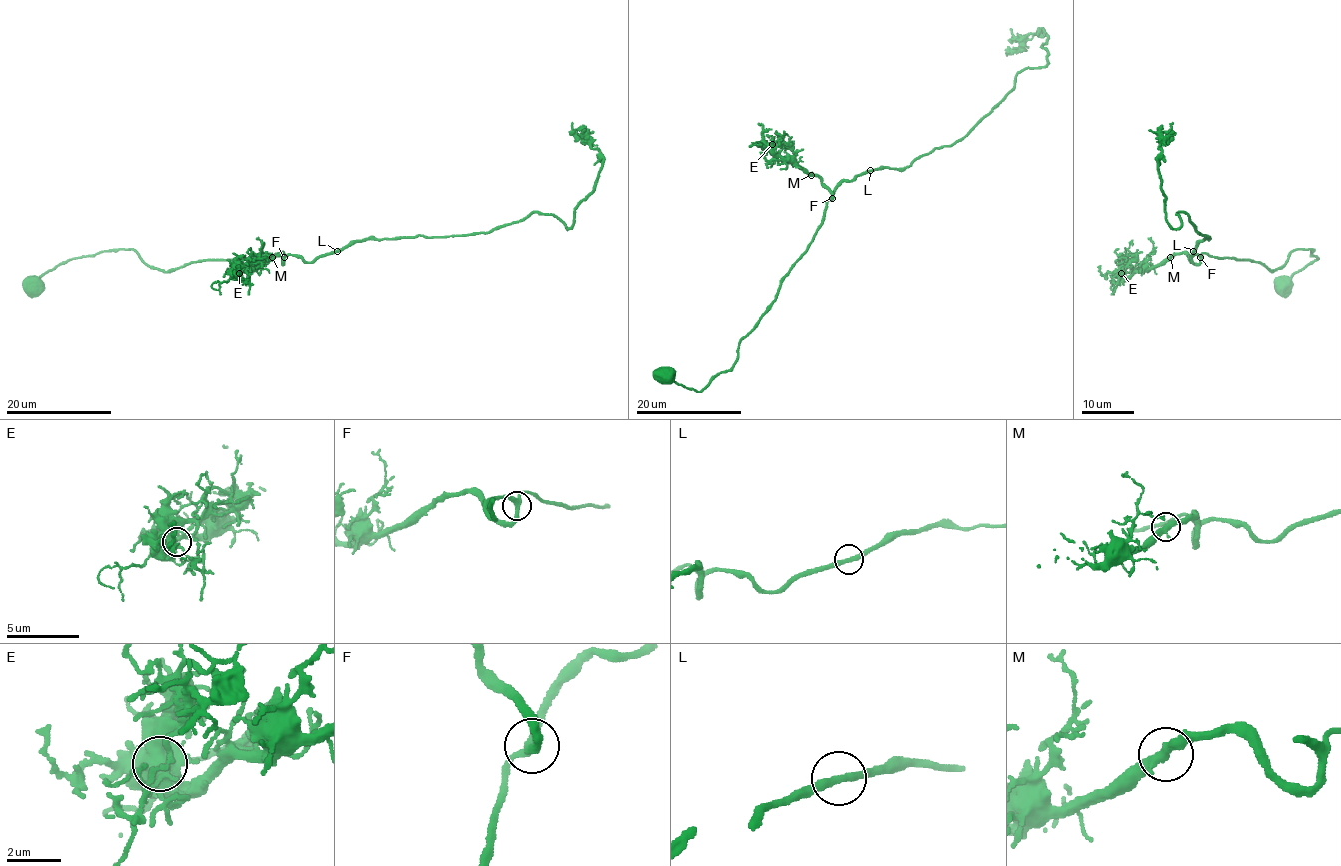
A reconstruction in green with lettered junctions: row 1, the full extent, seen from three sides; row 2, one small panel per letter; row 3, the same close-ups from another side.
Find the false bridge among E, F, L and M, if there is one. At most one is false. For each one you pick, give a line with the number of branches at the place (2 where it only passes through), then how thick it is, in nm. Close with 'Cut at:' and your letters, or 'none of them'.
Cut at: none of them

